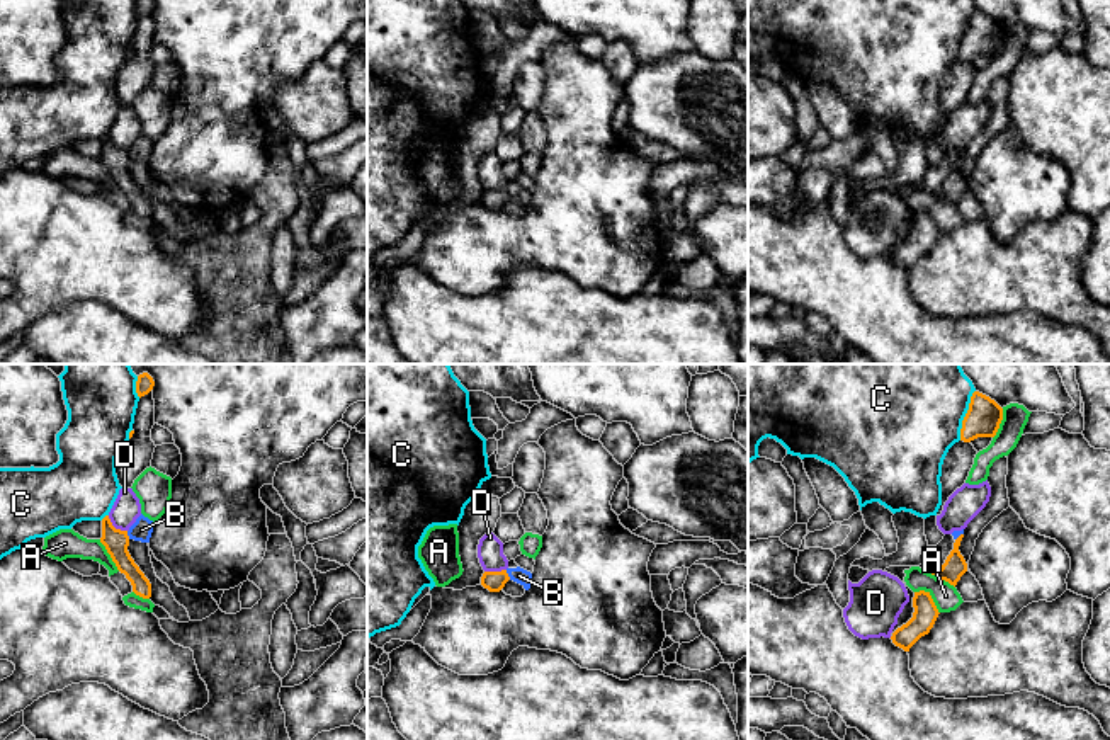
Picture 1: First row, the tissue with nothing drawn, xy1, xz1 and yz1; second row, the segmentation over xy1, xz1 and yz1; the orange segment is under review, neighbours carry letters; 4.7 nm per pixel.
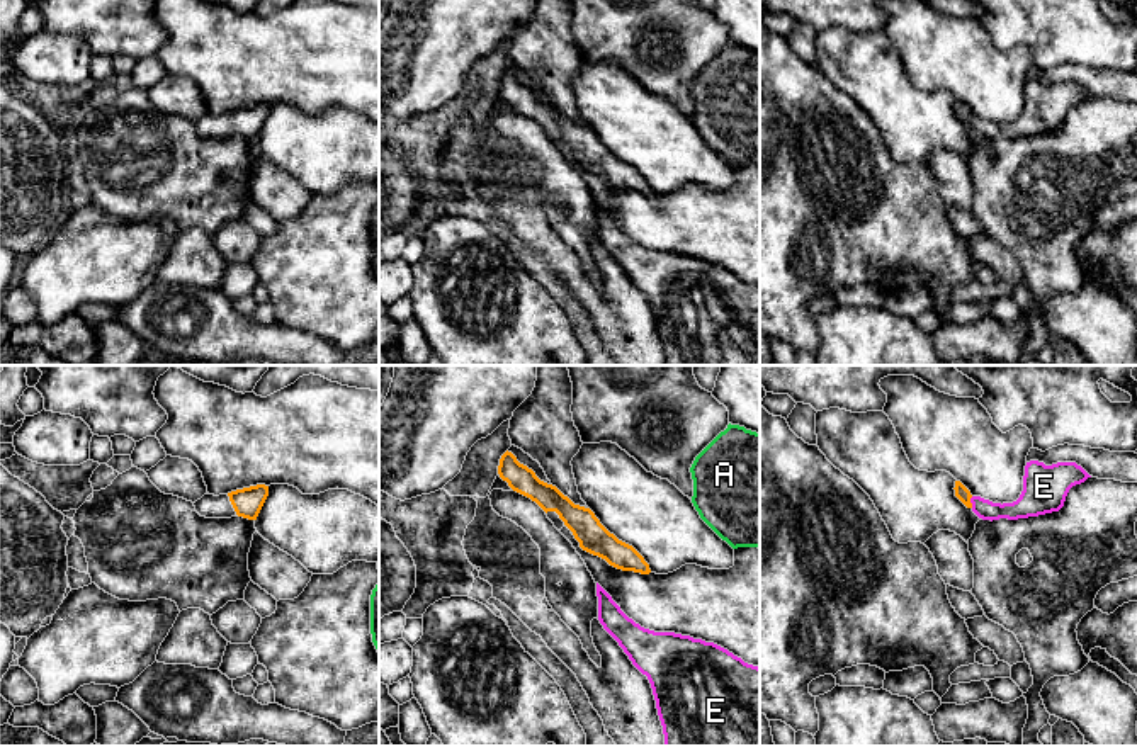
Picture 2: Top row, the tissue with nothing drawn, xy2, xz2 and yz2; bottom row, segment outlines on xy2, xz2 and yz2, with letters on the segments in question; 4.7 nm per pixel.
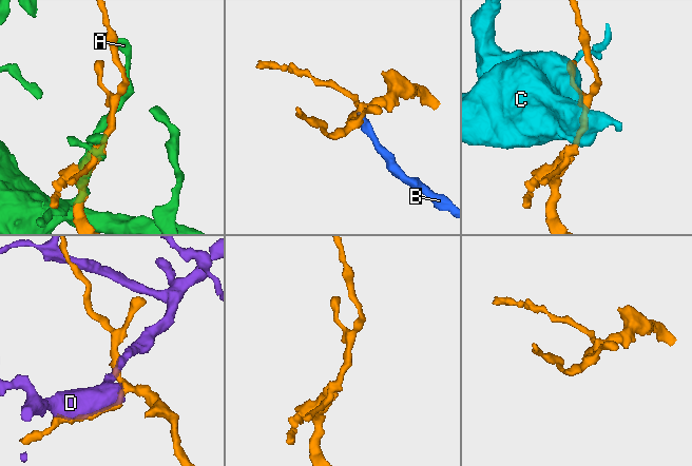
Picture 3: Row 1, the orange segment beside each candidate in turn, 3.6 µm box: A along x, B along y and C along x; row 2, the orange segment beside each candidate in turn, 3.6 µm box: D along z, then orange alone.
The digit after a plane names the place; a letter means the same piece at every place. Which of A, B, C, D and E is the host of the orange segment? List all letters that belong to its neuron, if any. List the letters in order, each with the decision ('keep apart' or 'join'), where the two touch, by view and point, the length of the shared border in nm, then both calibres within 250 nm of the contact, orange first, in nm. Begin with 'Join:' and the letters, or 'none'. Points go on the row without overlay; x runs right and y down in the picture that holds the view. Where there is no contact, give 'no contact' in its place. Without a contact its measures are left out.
Join: E
A: keep apart; contact yz1 (930, 216); length 160 nm; calibres 120 and 120 nm
B: keep apart; contact xz1 (507, 194); length 50 nm; calibres 100 and 70 nm
C: keep apart; contact yz1 (966, 34); length 260 nm; calibres 170 and 400 nm
D: keep apart; contact xy1 (114, 147); length 120 nm; calibres 120 and 140 nm
E: join; contact yz2 (969, 121); length 60 nm; calibres 70 and 90 nm

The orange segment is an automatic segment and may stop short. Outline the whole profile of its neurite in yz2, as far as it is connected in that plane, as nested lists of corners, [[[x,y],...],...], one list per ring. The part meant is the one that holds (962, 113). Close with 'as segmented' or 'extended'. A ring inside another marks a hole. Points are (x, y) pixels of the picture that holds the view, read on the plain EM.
[[[1030,80],[1025,85],[1023,110],[1013,122],[993,122],[981,116],[972,116],[970,110],[955,100],[955,116],[982,139],[1018,139],[1059,131],[1064,126],[1069,109],[1091,97],[1076,82],[1057,82],[1045,85],[1038,80]]]; extended

